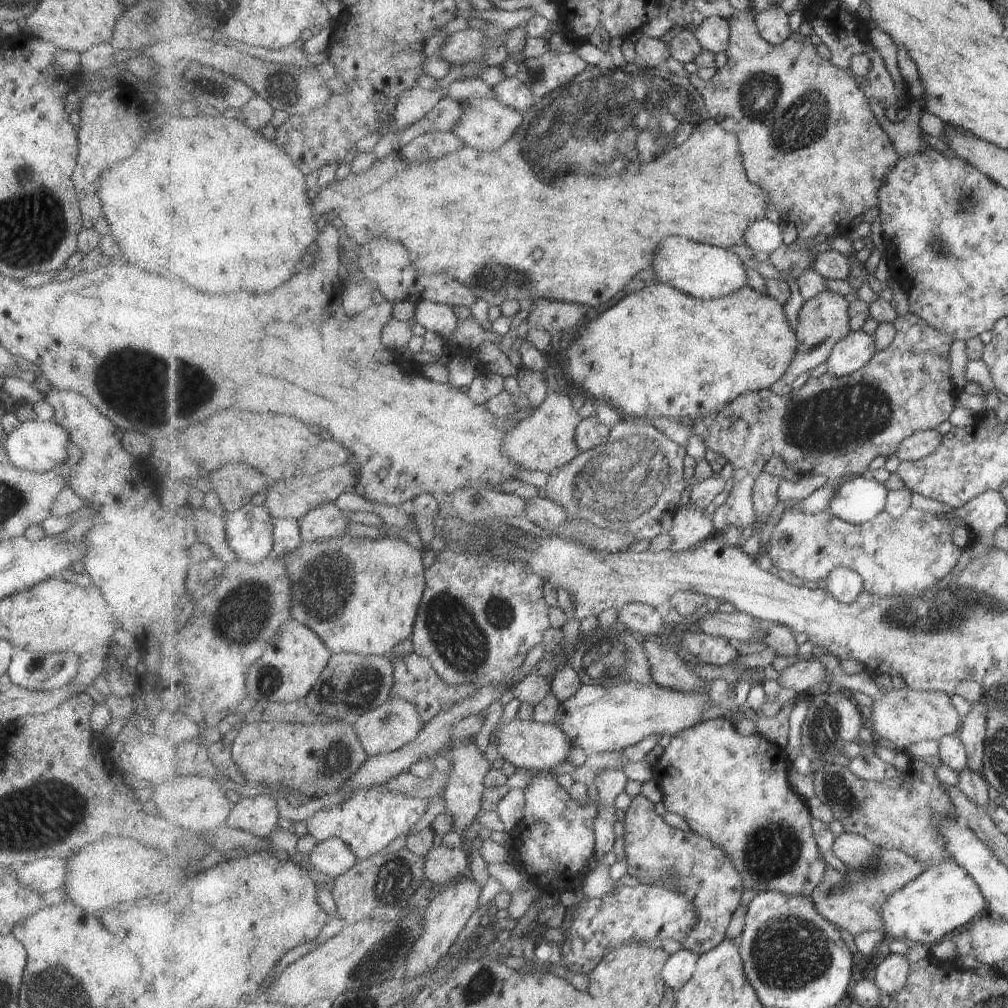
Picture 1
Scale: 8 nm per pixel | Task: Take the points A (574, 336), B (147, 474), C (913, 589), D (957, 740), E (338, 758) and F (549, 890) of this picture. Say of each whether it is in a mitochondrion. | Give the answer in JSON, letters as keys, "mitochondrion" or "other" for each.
{"A":"other","B":"other","C":"mitochondrion","D":"other","E":"mitochondrion","F":"other"}

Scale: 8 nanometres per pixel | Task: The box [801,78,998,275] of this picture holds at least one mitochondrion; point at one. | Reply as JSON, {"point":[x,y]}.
{"point":[968,200]}

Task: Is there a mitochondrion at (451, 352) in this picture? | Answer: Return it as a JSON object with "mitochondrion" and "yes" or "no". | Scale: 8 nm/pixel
{"mitochondrion":"no"}

